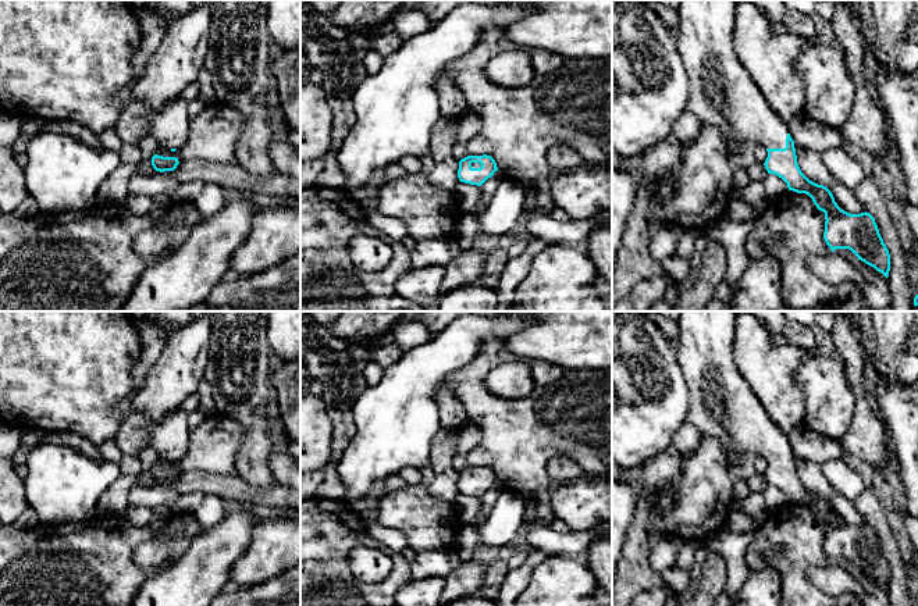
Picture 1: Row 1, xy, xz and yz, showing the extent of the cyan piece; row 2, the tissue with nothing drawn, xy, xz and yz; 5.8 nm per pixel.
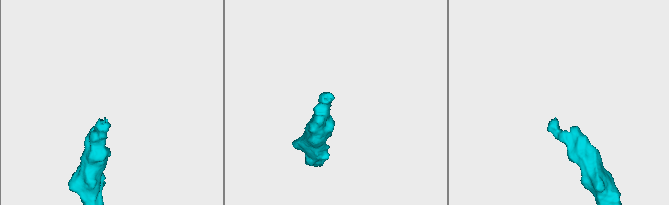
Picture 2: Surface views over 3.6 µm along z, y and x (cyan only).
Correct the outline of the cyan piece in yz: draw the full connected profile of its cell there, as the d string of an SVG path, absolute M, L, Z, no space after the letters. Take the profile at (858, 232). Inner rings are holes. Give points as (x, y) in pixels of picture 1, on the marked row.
M680 0L680 28L675 35L675 40L688 74L687 110L704 126L718 126L727 139L761 143L768 152L764 163L768 174L782 178L787 183L789 190L808 195L816 208L825 213L823 239L830 250L848 249L858 260L873 267L887 278L890 254L875 218L867 211L850 214L842 210L826 186L810 181L801 172L787 124L773 111L758 85L737 58L734 51L736 3L736 0Z

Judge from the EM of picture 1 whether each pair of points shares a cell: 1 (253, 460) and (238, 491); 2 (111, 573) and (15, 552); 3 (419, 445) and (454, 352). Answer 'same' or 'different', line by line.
1: different
2: same
3: same

